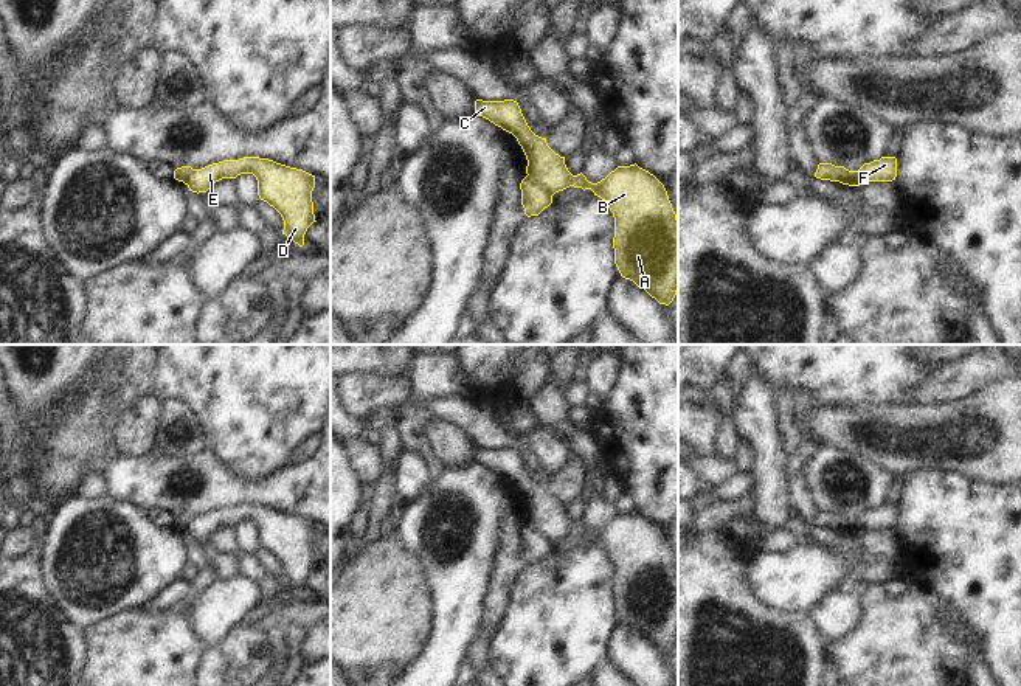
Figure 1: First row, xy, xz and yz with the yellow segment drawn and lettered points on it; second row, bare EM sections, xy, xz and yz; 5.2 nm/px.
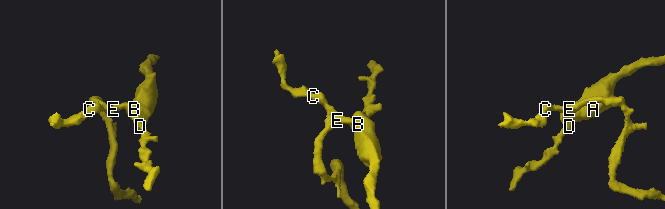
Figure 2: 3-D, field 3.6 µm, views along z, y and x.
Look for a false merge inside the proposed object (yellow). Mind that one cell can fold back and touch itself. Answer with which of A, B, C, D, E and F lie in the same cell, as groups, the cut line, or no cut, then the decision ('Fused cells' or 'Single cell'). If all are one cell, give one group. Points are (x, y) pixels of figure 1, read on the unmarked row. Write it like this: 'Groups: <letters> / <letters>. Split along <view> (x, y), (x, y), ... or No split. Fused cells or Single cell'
Groups: A B C D E / F. Split along xz (528, 522), (551, 543). Fused cells

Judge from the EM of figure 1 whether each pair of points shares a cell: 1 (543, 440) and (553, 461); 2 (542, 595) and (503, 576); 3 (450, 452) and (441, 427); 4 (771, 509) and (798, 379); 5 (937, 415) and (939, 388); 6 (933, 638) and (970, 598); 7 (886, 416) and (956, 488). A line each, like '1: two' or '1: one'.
1: one
2: two
3: one
4: two
5: two
6: two
7: two

